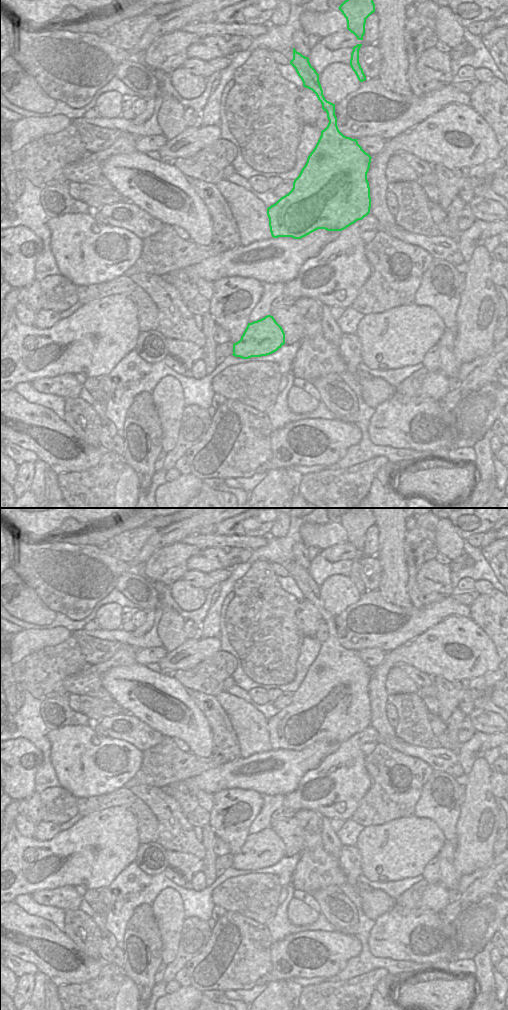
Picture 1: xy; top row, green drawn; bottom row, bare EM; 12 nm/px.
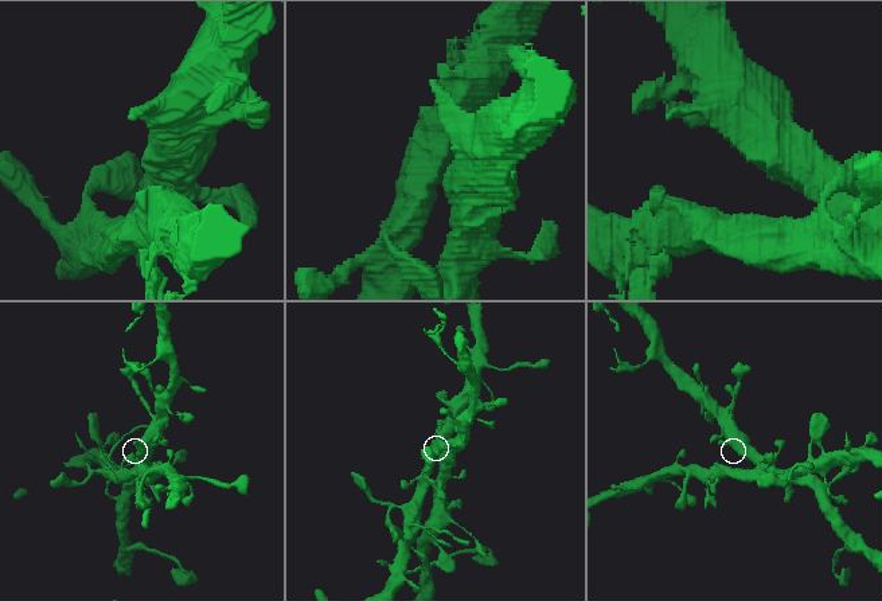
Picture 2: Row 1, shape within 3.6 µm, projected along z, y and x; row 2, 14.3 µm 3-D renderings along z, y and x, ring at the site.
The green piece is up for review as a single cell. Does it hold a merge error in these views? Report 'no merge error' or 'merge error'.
no merge error

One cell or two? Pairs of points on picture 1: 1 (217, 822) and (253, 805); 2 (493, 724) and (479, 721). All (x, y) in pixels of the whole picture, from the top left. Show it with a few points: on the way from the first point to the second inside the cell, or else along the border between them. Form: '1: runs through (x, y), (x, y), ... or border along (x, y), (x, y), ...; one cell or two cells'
1: runs through (227, 830), (238, 832), (250, 817); one cell
2: runs through (490, 723), (482, 721); one cell

